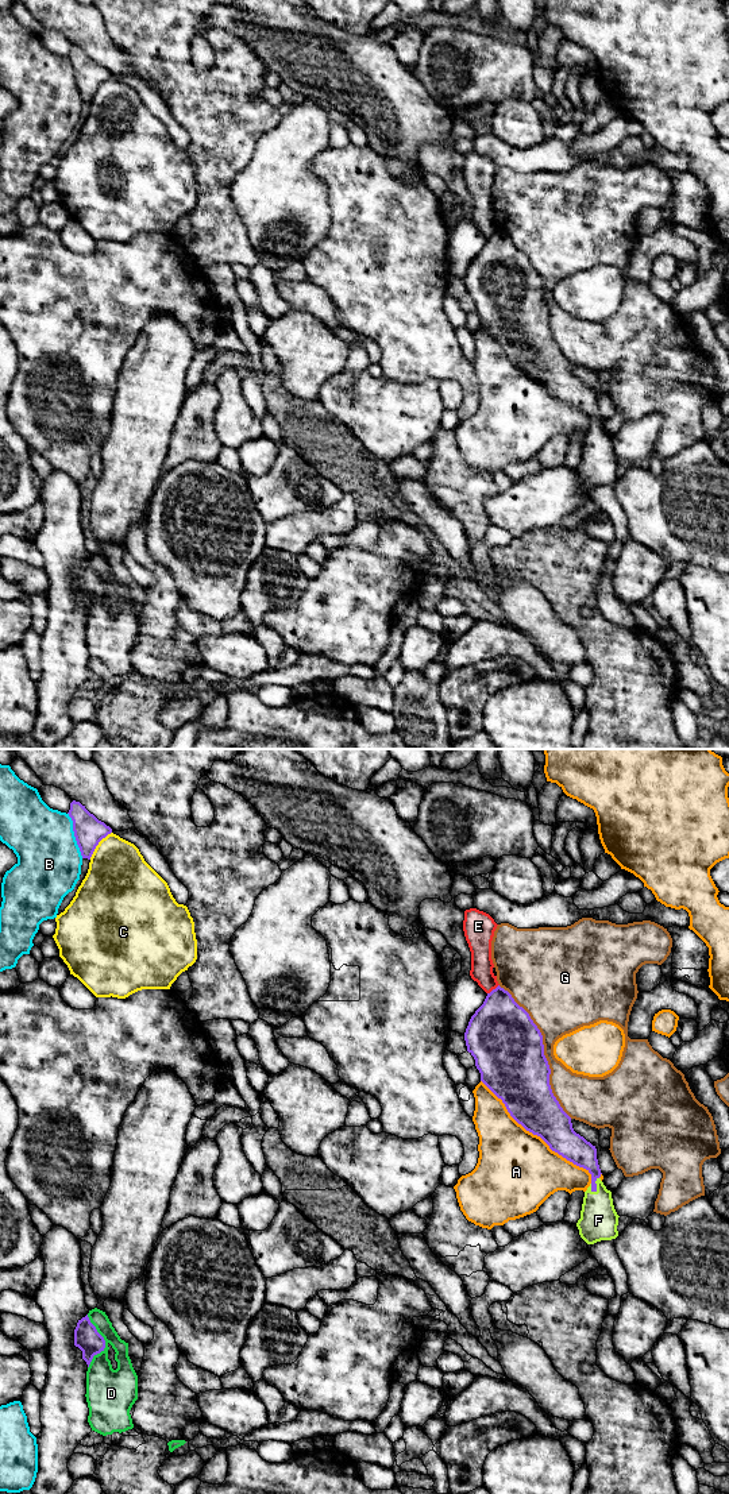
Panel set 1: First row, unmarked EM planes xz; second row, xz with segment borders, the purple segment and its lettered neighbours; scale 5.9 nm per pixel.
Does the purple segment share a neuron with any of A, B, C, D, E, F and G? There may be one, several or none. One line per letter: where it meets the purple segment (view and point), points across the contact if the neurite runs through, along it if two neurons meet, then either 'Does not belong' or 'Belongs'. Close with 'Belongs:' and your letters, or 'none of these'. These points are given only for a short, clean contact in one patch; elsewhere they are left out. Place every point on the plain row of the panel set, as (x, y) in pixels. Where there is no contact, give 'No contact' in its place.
A: Touches purple at xz (537, 379). Does not belong
B: Touches purple at xz (74, 80). Does not belong
C: Touches purple at xz (97, 88). Does not belong
D: Touches purple at xz (104, 586). Does not belong
E: Touches purple at xz (493, 234). Does not belong
F: Touches purple at xz (596, 429). Path across: xz (575, 393), (593, 410), (596, 429), (598, 464). Belongs
G: Touches purple at xz (543, 294). Does not belong
Belongs: F

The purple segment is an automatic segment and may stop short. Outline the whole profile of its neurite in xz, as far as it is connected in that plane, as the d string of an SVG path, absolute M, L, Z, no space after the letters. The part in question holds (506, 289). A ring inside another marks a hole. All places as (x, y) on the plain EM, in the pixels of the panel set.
M498 229L471 260L464 285L481 325L502 344L510 360L591 418L576 467L580 482L587 489L616 483L620 460L612 436L599 422L597 393L574 375L571 362L554 340L543 279L529 258Z

